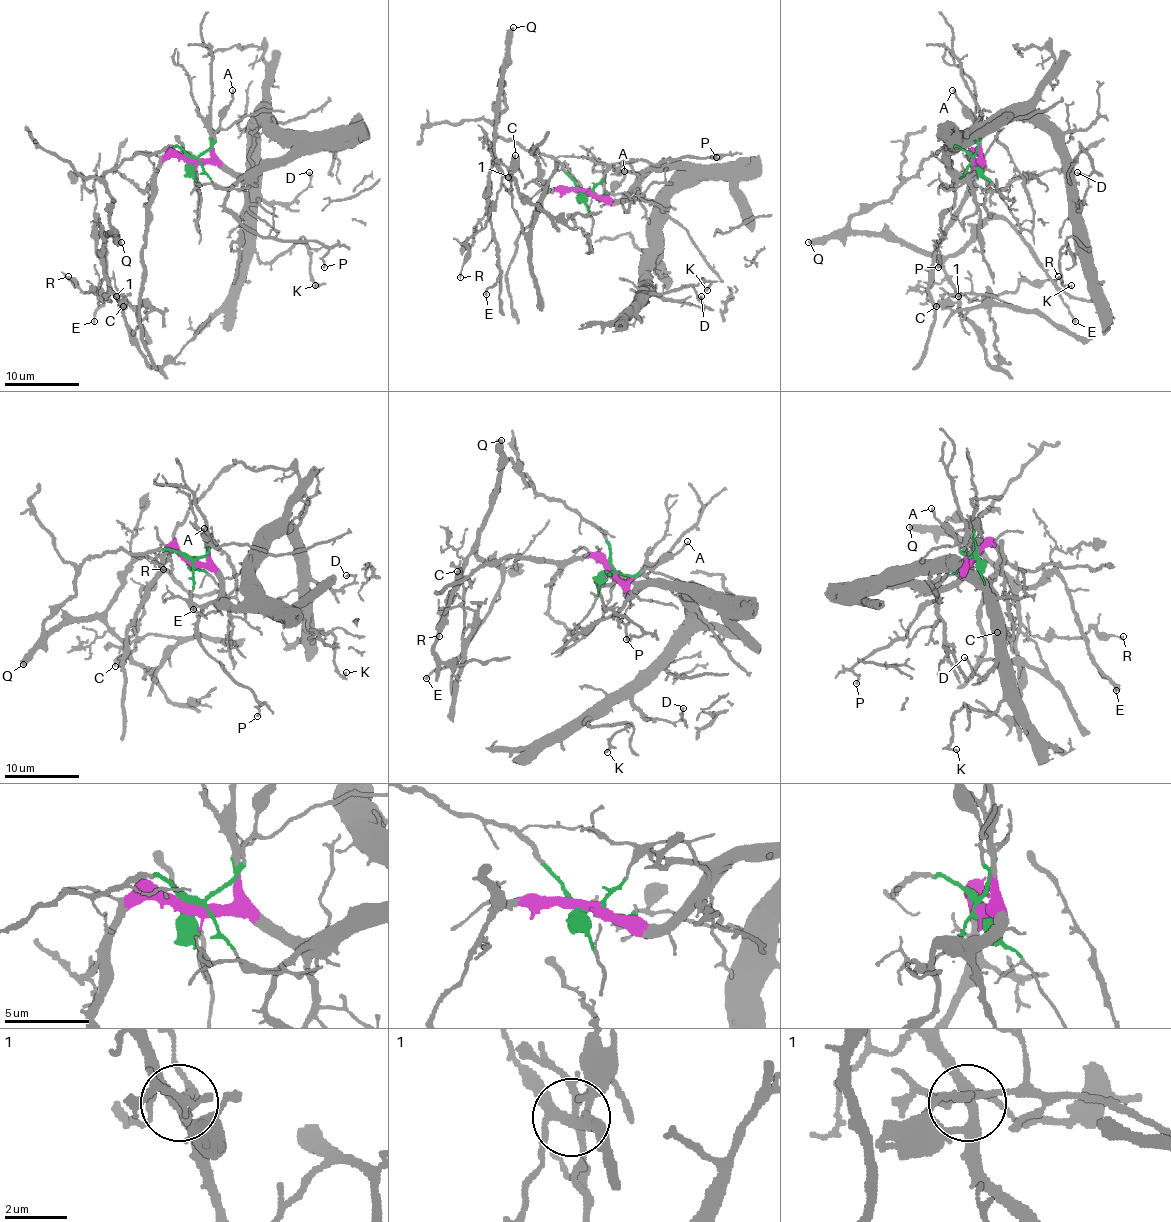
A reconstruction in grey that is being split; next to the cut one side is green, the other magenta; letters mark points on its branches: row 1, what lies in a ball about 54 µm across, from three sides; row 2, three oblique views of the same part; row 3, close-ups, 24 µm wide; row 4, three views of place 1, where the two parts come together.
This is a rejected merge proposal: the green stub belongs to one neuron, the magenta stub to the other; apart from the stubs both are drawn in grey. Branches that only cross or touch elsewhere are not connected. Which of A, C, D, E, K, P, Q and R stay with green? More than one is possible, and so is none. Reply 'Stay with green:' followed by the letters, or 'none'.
Stay with green: A, C, E, Q, R

